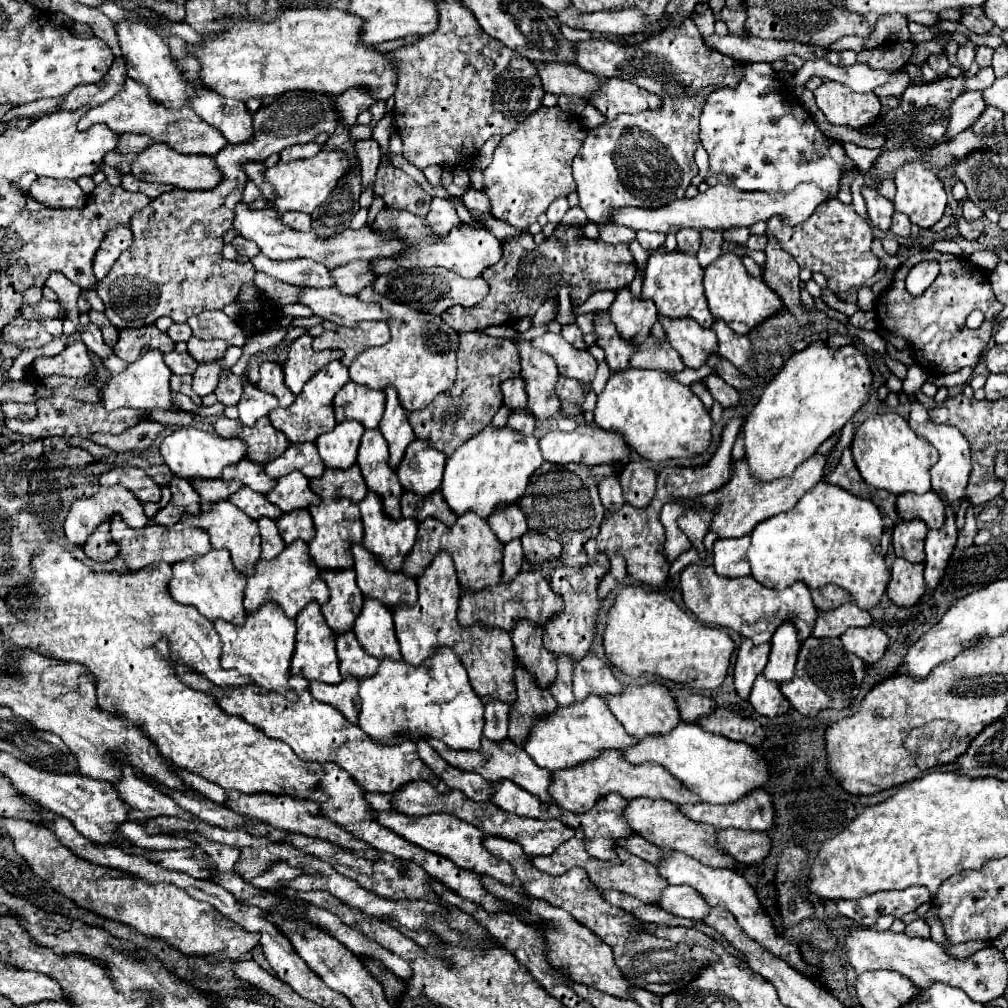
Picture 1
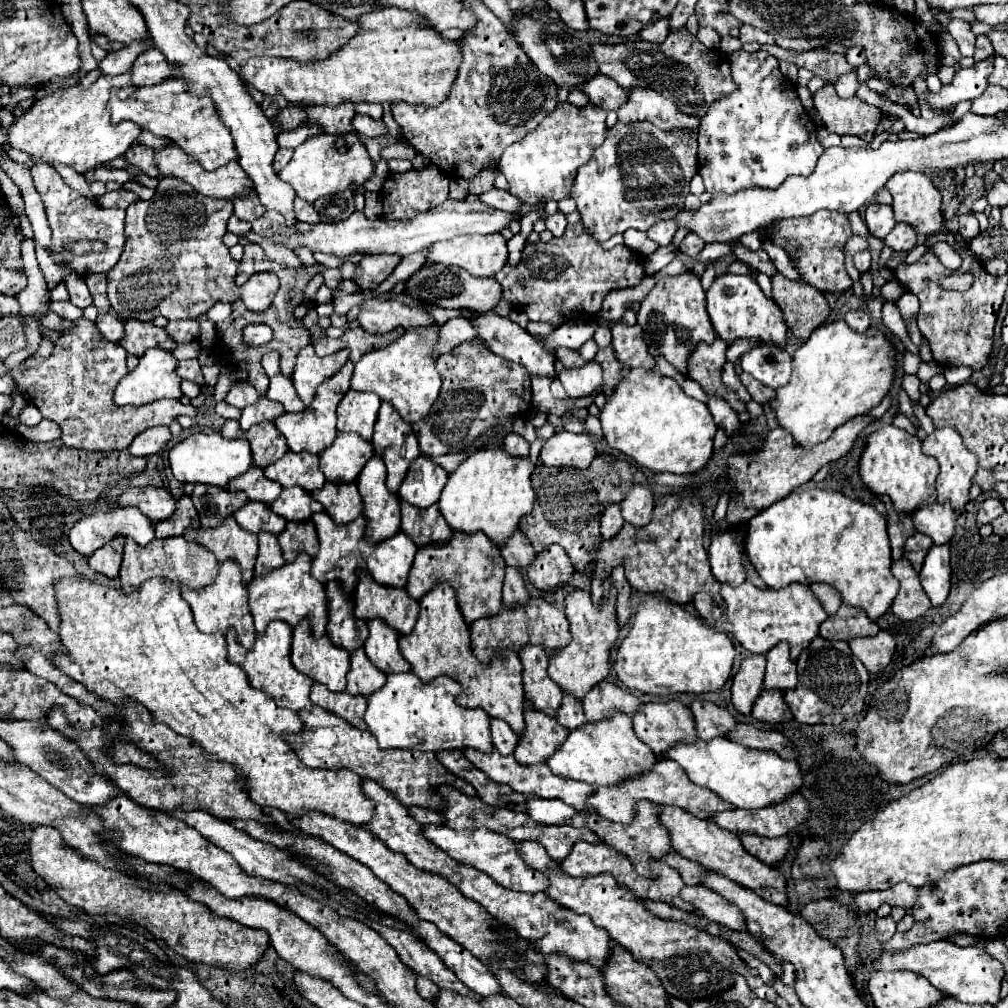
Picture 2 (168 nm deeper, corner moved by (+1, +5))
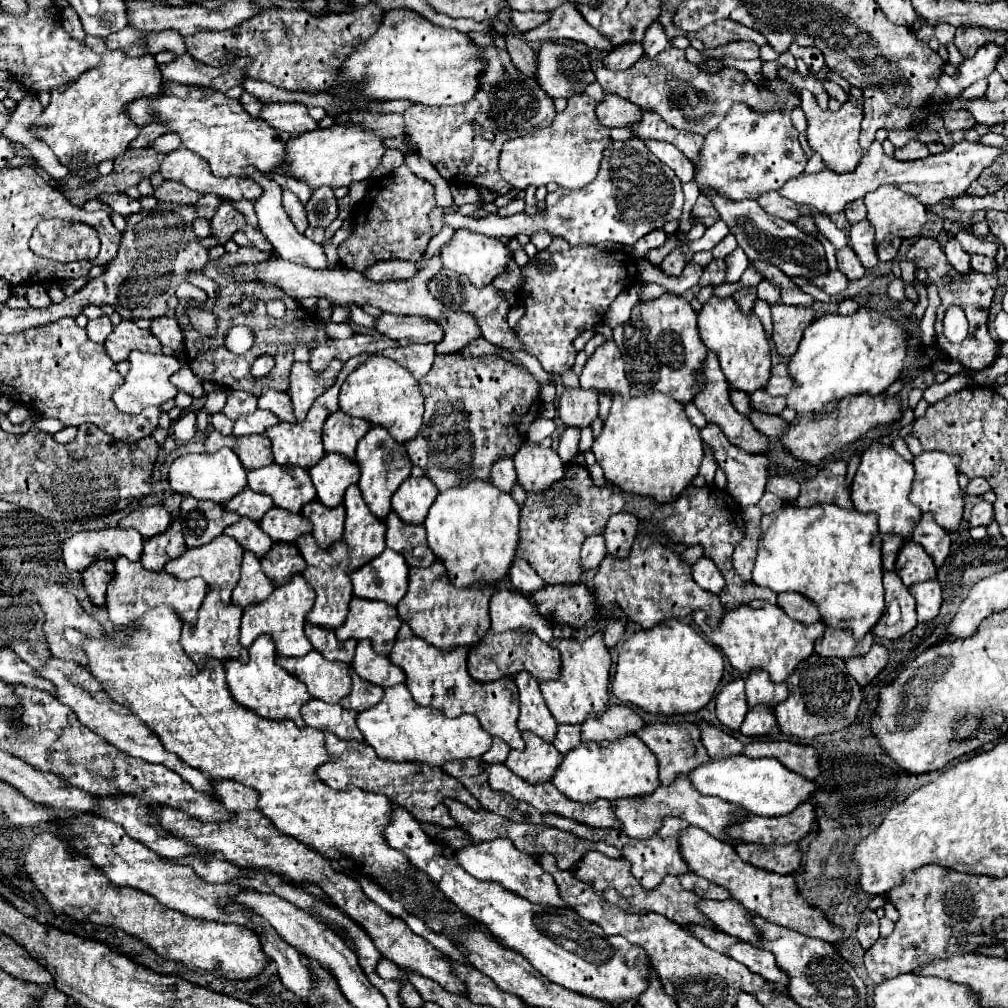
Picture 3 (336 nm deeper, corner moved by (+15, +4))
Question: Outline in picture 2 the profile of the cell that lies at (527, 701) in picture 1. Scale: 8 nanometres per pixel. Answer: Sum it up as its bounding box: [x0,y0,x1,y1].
[514,701,568,765]

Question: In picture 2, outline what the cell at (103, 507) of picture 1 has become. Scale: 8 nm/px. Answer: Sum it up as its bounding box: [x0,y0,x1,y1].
[70,507,154,557]

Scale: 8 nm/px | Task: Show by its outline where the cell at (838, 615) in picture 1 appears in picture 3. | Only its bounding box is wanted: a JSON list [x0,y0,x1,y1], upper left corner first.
[814,628,874,658]

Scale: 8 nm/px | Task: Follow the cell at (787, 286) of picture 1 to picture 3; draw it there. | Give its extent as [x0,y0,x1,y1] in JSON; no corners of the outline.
[770,302,816,360]

